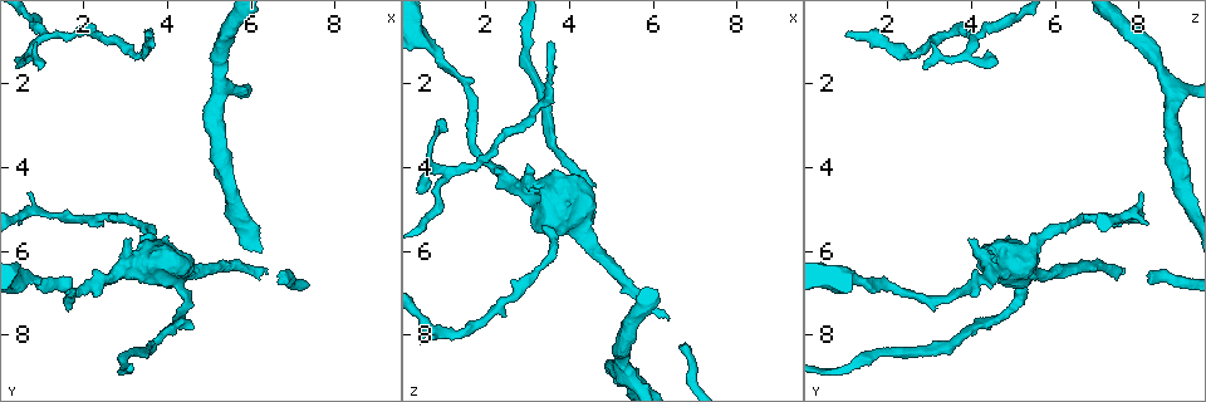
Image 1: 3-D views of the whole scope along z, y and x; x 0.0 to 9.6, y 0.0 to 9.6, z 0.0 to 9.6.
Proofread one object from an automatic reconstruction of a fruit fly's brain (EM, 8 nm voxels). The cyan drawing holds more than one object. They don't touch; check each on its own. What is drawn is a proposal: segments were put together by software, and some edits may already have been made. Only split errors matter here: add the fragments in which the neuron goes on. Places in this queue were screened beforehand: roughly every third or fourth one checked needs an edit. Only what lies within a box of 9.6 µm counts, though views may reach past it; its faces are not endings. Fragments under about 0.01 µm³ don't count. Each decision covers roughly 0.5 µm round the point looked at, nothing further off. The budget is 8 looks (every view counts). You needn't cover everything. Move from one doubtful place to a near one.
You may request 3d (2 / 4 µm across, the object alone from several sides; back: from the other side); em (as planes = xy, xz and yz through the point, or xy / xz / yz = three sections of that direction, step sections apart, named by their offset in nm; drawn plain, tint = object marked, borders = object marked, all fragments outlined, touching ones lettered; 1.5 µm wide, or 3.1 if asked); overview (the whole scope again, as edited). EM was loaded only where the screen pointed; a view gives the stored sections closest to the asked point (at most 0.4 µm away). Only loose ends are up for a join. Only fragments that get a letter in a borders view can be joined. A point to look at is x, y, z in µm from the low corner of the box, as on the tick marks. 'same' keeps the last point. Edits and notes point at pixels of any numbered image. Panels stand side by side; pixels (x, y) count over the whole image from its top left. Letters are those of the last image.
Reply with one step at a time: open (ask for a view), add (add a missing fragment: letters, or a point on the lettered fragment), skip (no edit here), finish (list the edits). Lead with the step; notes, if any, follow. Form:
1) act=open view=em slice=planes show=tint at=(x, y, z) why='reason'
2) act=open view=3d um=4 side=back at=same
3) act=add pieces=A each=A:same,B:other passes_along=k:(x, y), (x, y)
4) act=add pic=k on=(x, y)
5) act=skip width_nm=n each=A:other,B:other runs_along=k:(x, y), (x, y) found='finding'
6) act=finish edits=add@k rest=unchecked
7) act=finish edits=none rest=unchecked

act=open view=em slice=xz step=8 show=borders at=(6.65, 6.80, 8.20) why='branch stops here'

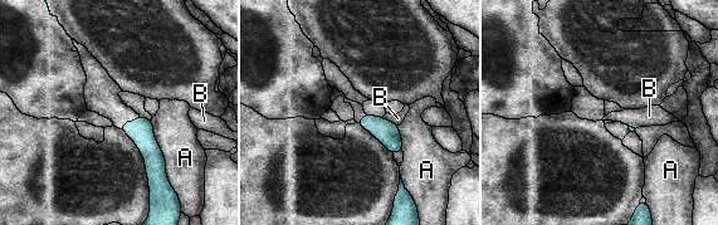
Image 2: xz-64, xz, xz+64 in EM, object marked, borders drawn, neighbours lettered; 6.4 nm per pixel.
act=skip each=A:other,B:other border=2:(382, 117), (399, 125) found='no lettered fragment goes on from it'

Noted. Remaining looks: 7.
act=open view=3d um=4 at=(3.55, 0.90, 0.95) why='long arm stops here'

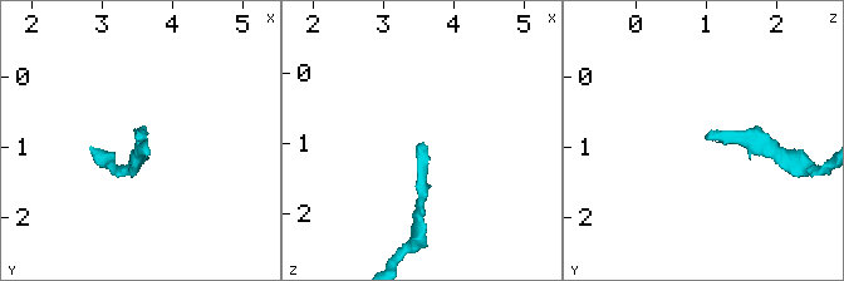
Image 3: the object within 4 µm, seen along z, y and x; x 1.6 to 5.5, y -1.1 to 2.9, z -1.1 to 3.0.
act=open view=em slice=xy step=4 show=tint at=(3.55, 0.90, 0.95) why='now the EM'

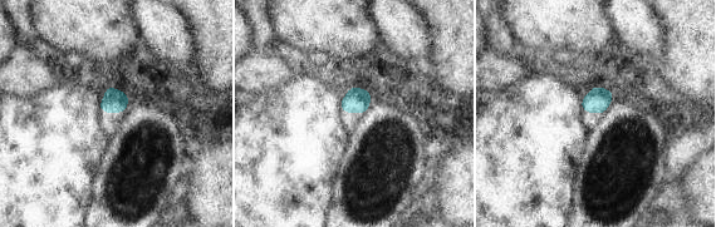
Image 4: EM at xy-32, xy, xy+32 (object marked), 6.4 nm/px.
act=open view=em slice=planes show=borders at=same

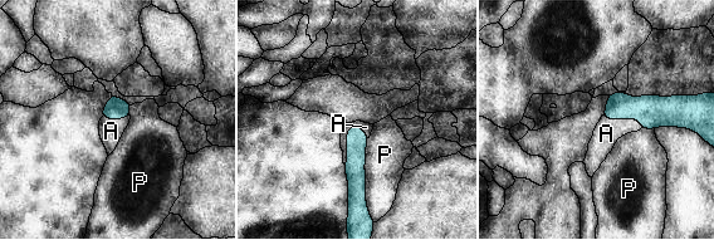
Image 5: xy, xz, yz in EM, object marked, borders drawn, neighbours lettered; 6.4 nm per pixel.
act=add pieces=A width_nm=130 longest_contact=P:440nm each=A:same,P:other found='it goes on there'

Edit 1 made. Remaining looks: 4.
act=open view=em slice=planes show=tint at=(1.00, 1.65, 2.95) why='an open end'

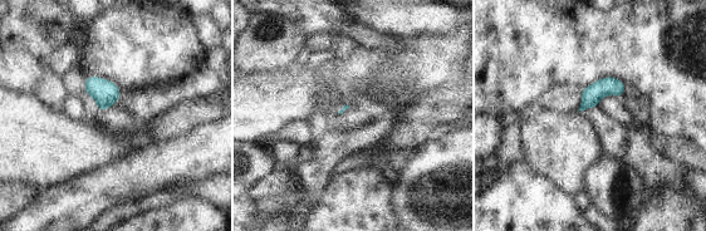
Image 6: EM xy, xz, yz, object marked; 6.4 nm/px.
act=open view=em slice=planes show=borders at=same

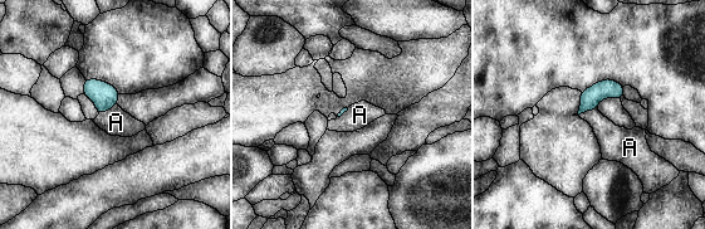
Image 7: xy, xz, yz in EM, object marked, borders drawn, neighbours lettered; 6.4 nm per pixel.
act=skip each=A:other border=7:(116, 103), (97, 116) found='no lettered fragment goes on from it'

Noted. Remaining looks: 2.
act=finish edits=add@5 rest=unchecked

